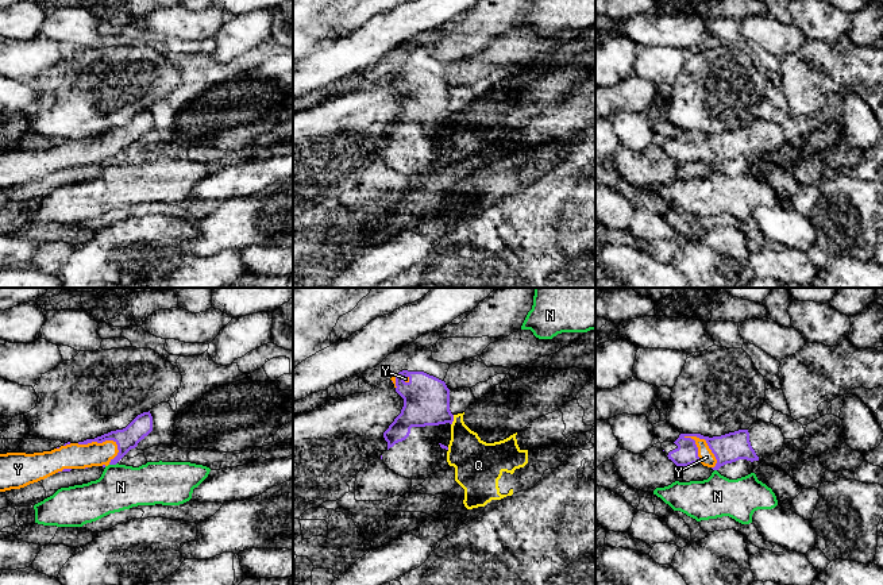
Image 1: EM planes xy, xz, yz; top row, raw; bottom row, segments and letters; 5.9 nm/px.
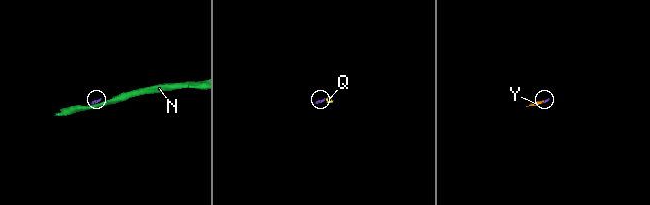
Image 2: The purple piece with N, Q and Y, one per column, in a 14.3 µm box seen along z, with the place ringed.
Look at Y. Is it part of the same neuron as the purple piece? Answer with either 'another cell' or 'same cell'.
same cell

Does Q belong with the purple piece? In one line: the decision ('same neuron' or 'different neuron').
different neuron

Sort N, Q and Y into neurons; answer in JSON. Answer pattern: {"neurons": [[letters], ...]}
{"neurons": [["N"], ["Q"], ["Y"]]}

